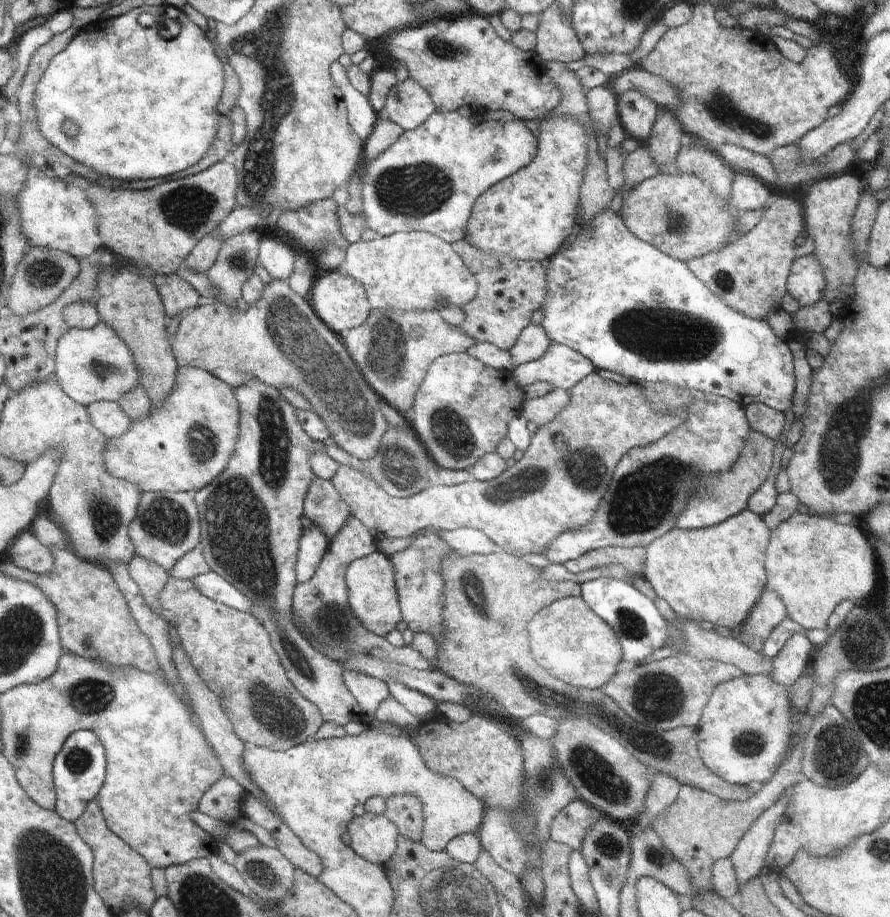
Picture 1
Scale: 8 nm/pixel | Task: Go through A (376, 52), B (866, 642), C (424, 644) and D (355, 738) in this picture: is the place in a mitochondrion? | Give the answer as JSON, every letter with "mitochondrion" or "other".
{"A":"other","B":"mitochondrion","C":"other","D":"other"}

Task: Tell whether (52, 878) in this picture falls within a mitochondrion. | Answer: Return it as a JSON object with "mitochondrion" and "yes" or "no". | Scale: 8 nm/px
{"mitochondrion":"yes"}

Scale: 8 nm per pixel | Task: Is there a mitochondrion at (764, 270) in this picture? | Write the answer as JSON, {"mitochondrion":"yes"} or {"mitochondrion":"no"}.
{"mitochondrion":"no"}

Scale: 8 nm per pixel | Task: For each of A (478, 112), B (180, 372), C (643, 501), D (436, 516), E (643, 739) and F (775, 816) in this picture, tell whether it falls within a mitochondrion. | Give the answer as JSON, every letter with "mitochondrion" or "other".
{"A":"other","B":"other","C":"mitochondrion","D":"other","E":"mitochondrion","F":"other"}

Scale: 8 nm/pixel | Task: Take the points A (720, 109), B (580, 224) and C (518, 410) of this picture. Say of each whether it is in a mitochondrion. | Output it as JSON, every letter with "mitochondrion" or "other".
{"A":"mitochondrion","B":"other","C":"other"}

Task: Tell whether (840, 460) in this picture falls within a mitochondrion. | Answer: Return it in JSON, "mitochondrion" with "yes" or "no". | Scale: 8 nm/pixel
{"mitochondrion":"yes"}

